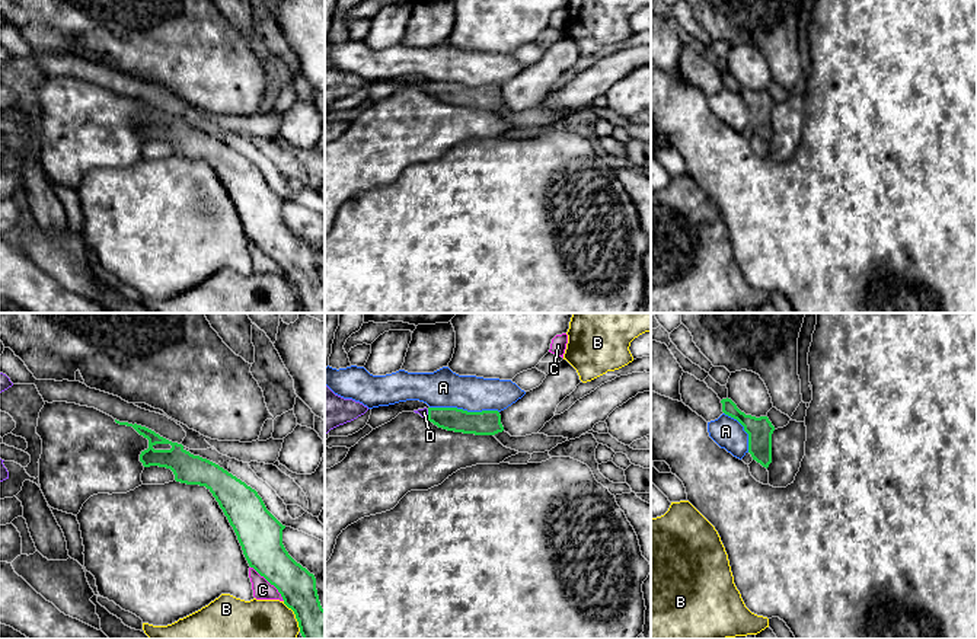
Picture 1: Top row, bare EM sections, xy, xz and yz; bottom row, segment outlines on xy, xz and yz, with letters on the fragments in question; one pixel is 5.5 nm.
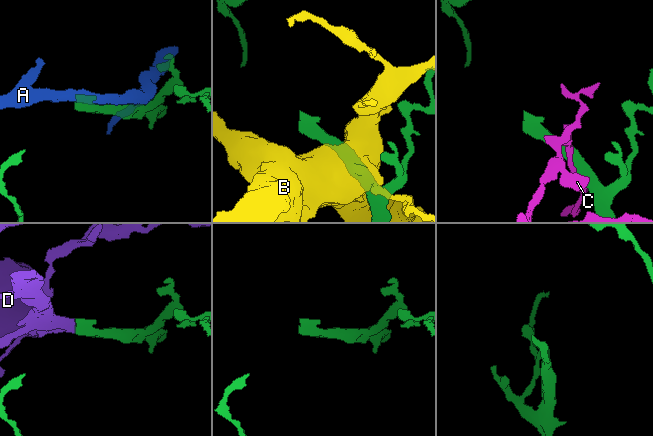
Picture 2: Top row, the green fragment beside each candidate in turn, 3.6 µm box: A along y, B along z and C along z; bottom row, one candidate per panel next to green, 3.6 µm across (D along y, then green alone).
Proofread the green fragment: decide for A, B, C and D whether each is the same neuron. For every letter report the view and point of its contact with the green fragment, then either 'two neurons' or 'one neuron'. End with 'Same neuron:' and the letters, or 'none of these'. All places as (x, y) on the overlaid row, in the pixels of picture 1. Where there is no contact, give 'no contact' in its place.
A: xz (465, 411) | two neurons
B: xy (296, 616) | two neurons
C: xy (270, 582) | two neurons
D: xz (428, 414) | two neurons
Same neuron: none of these

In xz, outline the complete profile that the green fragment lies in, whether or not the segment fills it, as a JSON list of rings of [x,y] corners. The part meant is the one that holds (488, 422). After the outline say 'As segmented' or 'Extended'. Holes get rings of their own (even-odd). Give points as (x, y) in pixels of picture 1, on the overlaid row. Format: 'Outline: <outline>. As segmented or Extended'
Outline: [[[428,408],[427,419],[438,428],[463,434],[495,435],[504,431],[498,410],[467,412],[457,408]]]. As segmented

